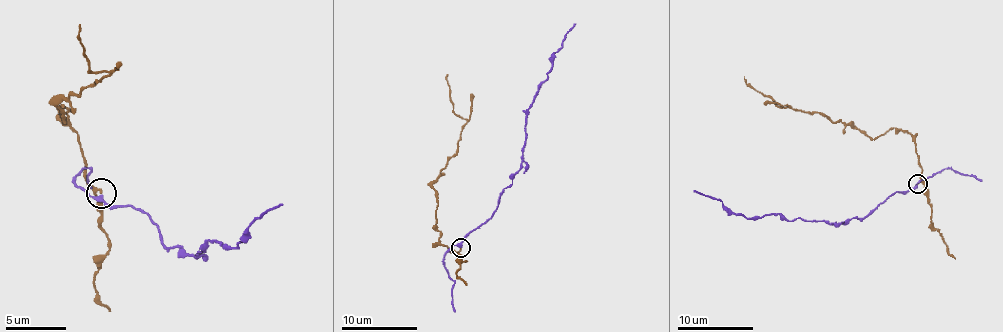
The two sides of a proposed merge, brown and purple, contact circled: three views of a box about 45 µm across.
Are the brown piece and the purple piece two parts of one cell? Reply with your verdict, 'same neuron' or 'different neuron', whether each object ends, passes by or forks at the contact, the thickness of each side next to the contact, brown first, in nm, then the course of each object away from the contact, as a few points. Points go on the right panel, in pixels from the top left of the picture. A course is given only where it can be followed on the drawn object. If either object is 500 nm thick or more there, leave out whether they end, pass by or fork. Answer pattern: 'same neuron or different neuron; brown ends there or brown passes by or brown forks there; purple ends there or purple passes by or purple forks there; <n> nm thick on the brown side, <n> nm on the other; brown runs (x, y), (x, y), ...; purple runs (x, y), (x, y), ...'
different neuron; brown passes by; purple passes by; 110 nm thick on the brown side, 240 nm on the other; brown runs (917, 183), (921, 176), (919, 155), (910, 134), (889, 128), (870, 138), (822, 113), (777, 105), (744, 77); purple runs (917, 185), (893, 193), (862, 217), (838, 223), (799, 217), (786, 221), (779, 214), (746, 217), (693, 191)

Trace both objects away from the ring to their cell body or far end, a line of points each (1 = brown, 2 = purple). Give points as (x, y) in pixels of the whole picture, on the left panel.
1: (100, 192), (85, 180), (82, 147), (55, 105), (109, 75), (88, 69), (79, 24)
2: (100, 195), (109, 204), (139, 207), (166, 246), (196, 255), (208, 240), (238, 246), (256, 219), (283, 204)

